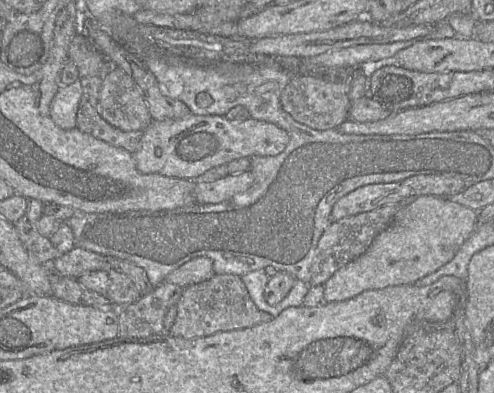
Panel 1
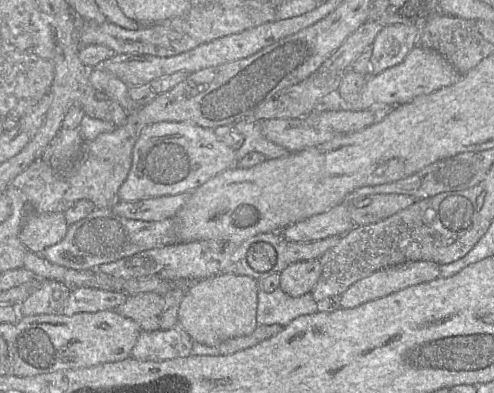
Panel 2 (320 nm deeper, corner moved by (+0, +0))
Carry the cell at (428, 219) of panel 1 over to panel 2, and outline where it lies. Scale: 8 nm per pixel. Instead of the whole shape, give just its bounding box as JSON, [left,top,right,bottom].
[340,261,439,309]

